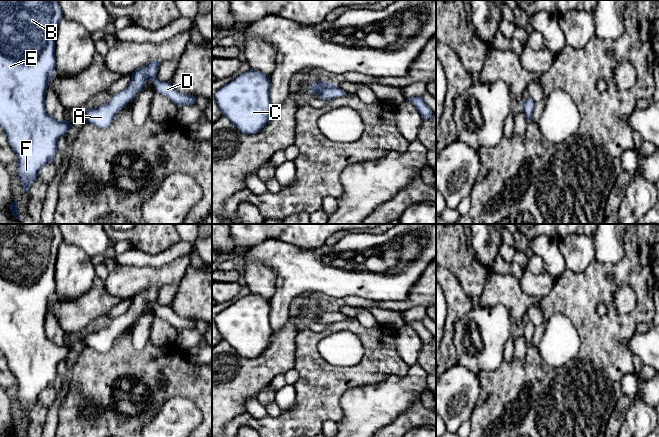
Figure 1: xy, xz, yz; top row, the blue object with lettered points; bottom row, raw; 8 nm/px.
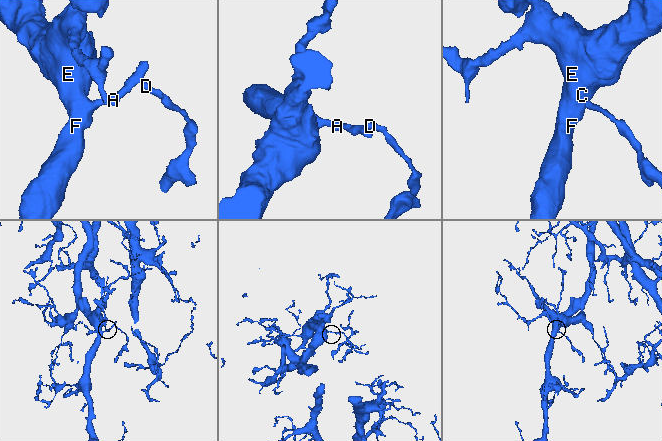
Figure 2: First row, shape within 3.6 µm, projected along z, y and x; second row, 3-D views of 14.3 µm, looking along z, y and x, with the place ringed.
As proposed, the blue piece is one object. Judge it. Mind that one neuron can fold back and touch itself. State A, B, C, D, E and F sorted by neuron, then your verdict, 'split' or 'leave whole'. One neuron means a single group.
A B C D E F | leave whole

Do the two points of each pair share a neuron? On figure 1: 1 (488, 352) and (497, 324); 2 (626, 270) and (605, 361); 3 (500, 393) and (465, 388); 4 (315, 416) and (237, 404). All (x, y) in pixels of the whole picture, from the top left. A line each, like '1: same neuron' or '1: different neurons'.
1: same neuron
2: same neuron
3: different neurons
4: different neurons

